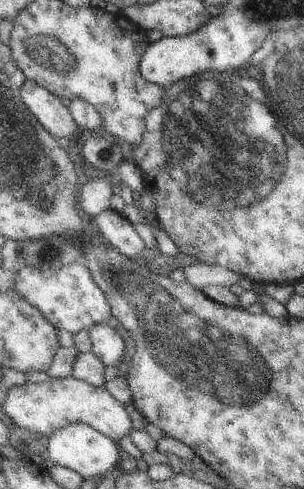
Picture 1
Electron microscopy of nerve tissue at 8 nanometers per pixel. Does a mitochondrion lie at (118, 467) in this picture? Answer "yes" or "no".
no

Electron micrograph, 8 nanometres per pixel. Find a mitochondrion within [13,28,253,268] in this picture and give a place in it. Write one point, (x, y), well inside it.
(45, 50)

